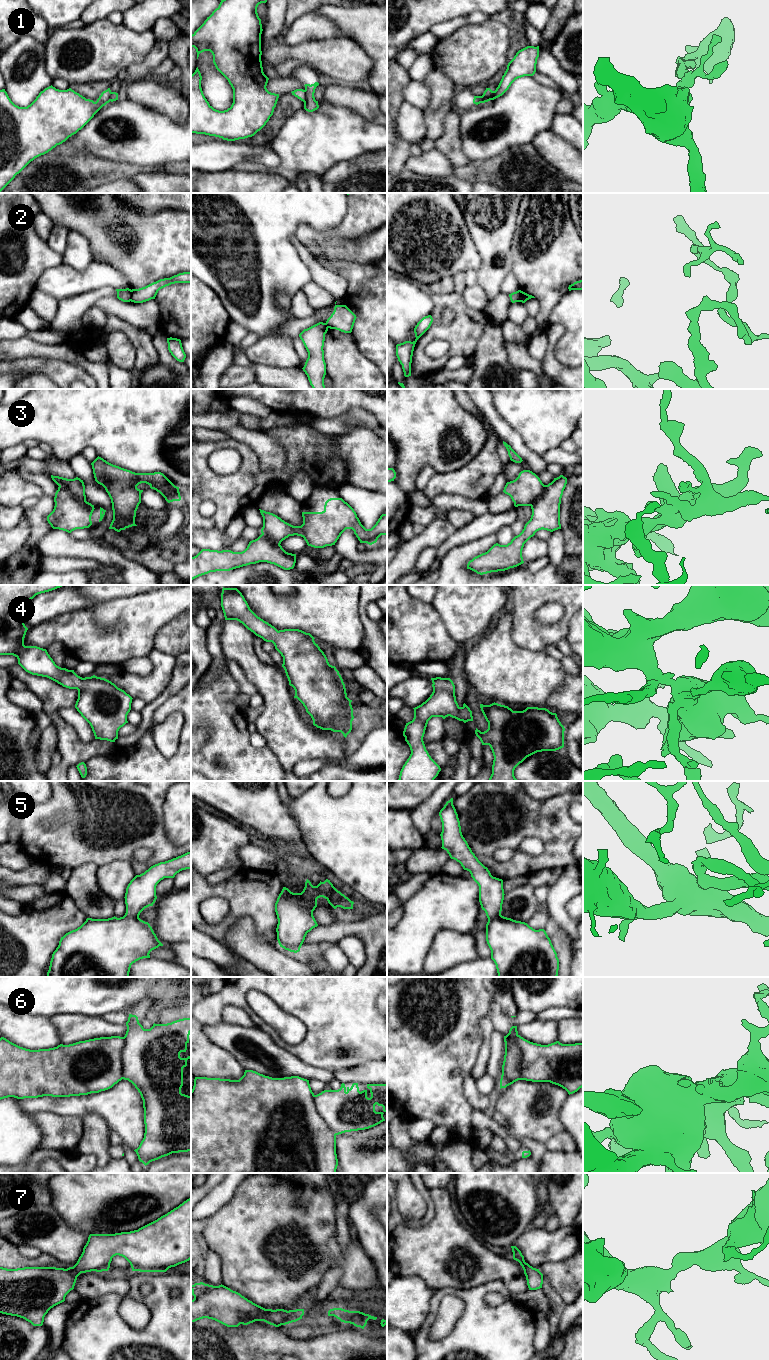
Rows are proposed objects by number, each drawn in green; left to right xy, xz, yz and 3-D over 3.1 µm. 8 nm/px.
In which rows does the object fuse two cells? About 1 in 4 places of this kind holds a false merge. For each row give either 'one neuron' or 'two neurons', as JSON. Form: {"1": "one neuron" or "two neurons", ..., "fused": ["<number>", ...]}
{"1": "two neurons", "2": "two neurons", "3": "one neuron", "4": "one neuron", "5": "one neuron", "6": "one neuron", "7": "one neuron", "fused": ["1", "2"]}

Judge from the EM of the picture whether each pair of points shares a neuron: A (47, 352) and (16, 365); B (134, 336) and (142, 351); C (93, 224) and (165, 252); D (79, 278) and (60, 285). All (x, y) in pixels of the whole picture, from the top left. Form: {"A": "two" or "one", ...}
{"A": "two", "B": "one", "C": "one", "D": "one"}

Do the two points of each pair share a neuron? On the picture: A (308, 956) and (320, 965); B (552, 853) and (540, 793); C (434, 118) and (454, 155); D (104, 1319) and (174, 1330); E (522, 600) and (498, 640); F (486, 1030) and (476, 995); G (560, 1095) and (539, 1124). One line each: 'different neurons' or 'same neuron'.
A: same neuron
B: different neurons
C: different neurons
D: same neuron
E: different neurons
F: different neurons
G: same neuron

